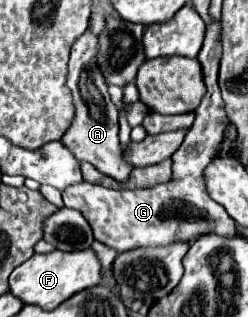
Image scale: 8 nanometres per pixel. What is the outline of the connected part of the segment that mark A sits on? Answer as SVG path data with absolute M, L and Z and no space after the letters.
M88 26L88 30L74 42L70 64L68 64L68 68L70 68L68 86L74 96L76 118L74 118L70 130L64 134L62 144L66 144L66 148L78 160L90 162L102 174L106 174L118 182L126 182L130 178L130 172L134 166L124 160L124 150L118 142L118 108L110 100L106 80L96 64L96 56L98 56L98 34L94 34Z

